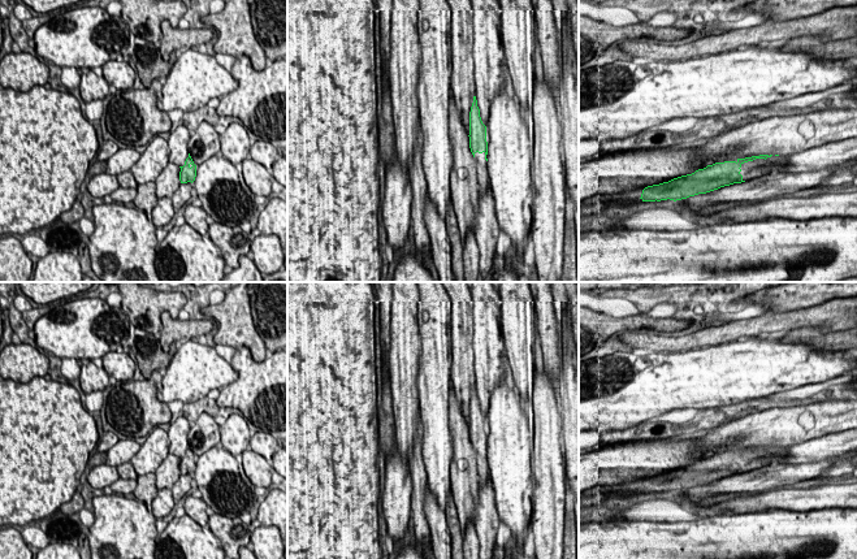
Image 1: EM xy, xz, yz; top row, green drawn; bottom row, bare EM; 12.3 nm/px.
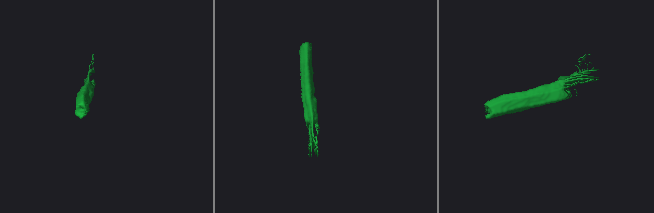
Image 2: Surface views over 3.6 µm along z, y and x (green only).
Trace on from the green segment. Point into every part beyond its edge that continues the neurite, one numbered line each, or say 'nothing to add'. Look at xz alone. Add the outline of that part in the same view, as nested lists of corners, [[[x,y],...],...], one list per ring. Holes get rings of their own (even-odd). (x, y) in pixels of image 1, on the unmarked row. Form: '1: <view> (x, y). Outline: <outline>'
1: xz (483, 468). Outline: [[[485,443],[475,445],[476,460],[477,460],[477,472],[479,472],[479,484],[482,486],[490,480],[490,471],[488,465],[488,455],[485,451]]]

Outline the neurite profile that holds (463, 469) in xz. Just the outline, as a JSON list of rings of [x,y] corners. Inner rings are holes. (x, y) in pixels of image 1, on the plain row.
[[[450,382],[449,395],[449,429],[453,438],[450,490],[464,538],[468,517],[476,512],[479,502],[479,472],[476,451],[469,439],[469,428],[460,411],[453,382]]]

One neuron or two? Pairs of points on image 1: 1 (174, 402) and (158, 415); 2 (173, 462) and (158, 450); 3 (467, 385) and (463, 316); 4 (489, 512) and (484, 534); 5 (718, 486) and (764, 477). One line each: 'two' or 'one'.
1: two
2: two
3: one
4: one
5: one

